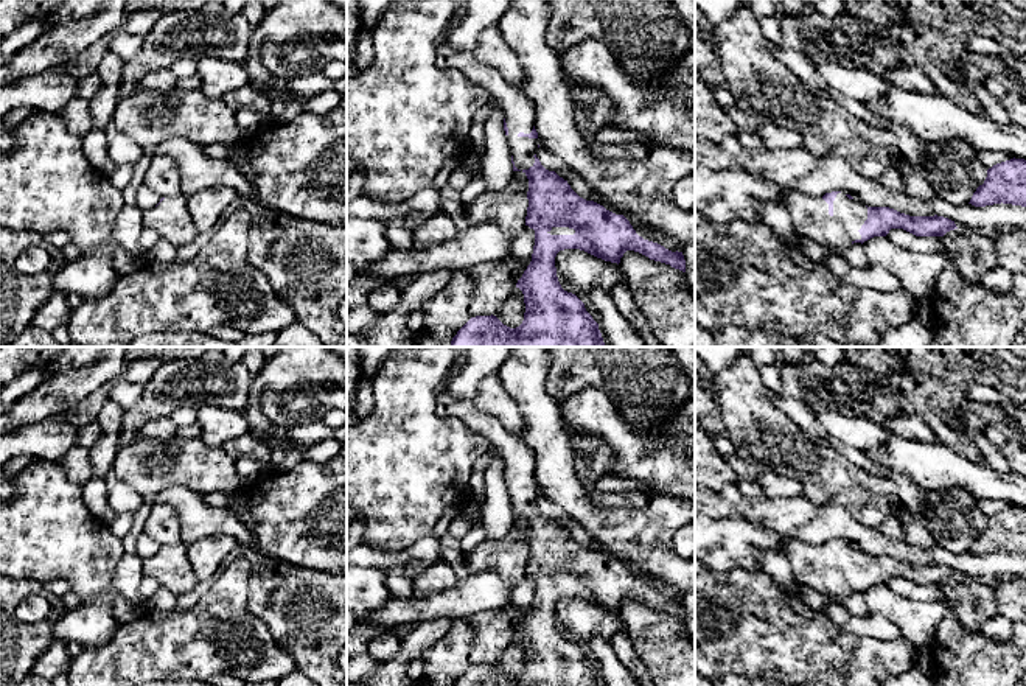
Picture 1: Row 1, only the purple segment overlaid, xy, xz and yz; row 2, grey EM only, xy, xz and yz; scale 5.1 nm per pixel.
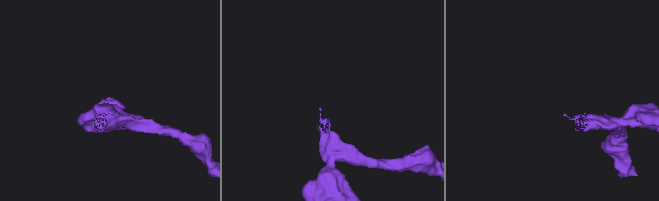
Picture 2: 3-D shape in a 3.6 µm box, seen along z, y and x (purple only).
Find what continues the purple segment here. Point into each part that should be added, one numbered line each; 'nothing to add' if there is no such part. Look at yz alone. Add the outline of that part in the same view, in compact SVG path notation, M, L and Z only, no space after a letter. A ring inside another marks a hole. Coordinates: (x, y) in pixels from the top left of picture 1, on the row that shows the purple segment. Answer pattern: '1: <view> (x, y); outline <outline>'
1: yz (810, 216); outline M838 193L833 201L833 215L829 215L829 204L822 198L791 194L785 205L799 236L815 238L833 254L843 252L861 240L860 229L867 219L867 207L846 193Z

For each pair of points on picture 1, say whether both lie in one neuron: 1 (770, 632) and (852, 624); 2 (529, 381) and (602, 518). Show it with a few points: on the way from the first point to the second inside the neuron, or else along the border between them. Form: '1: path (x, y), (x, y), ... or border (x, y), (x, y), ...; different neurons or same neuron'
1: border (821, 610), (841, 629), (872, 638); different neurons
2: path (541, 417), (557, 476), (566, 489); same neuron

